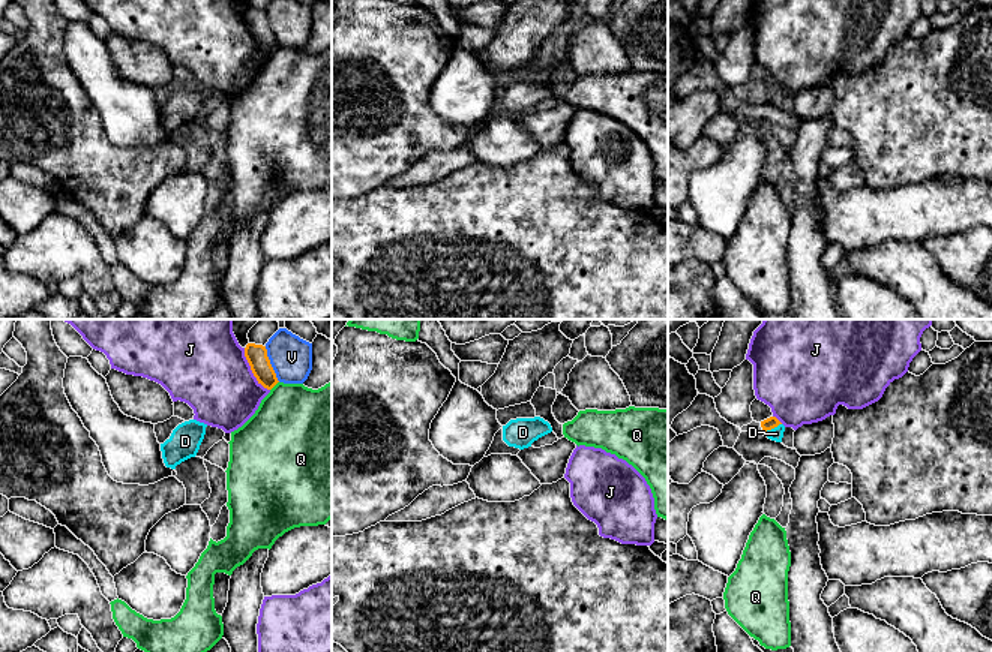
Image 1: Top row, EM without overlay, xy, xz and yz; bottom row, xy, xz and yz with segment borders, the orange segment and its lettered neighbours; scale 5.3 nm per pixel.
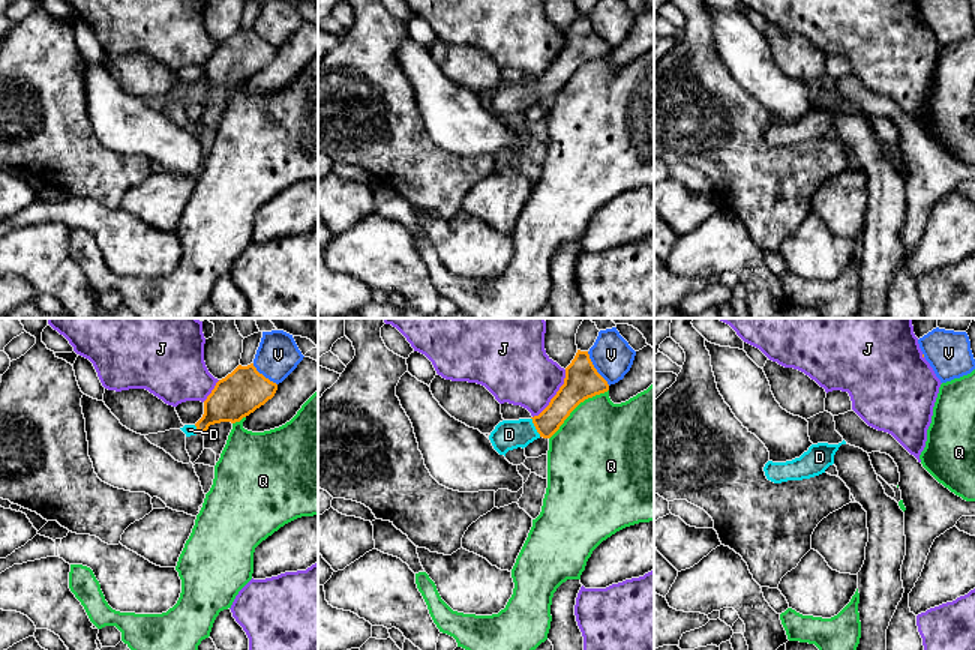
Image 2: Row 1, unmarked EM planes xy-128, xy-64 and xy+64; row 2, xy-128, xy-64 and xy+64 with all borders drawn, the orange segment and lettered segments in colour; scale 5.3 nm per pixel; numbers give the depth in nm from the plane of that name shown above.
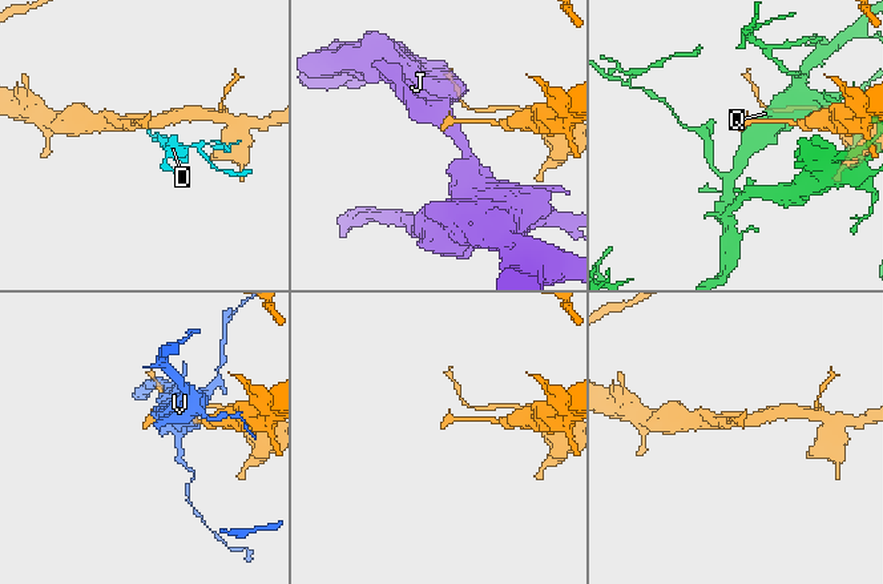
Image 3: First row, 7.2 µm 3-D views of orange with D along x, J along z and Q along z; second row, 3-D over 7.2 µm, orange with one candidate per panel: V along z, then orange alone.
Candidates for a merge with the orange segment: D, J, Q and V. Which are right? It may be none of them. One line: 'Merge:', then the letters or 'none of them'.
Merge: D

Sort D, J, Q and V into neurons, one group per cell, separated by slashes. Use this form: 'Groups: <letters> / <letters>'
Groups: D / J / Q / V

